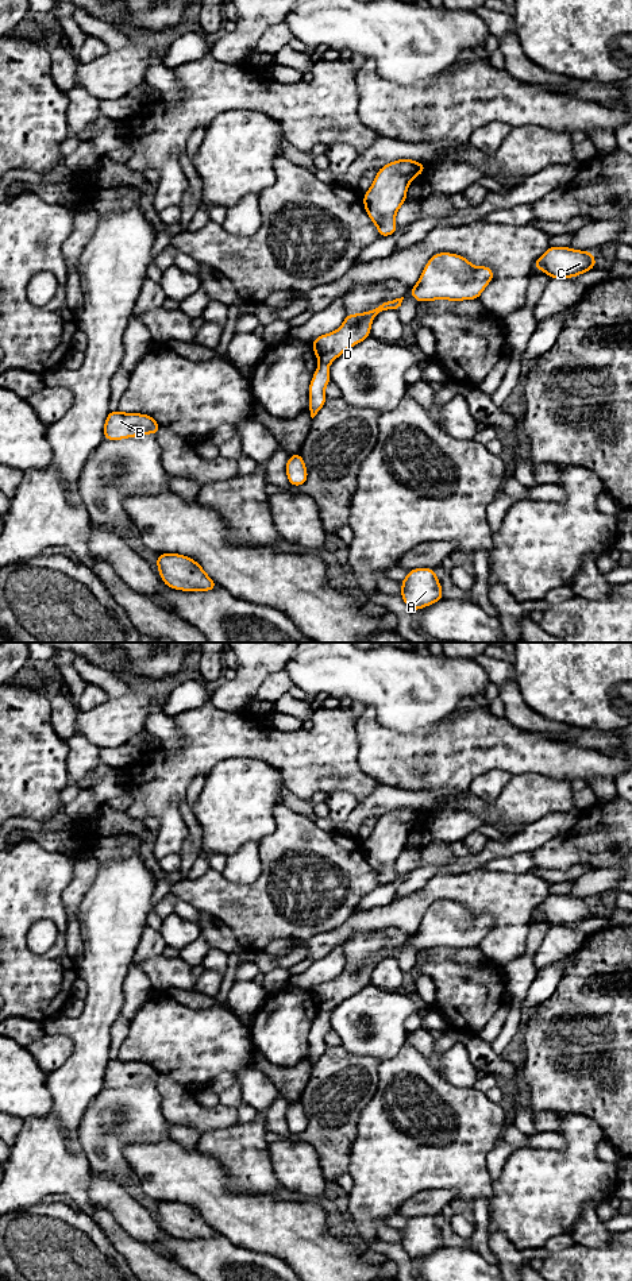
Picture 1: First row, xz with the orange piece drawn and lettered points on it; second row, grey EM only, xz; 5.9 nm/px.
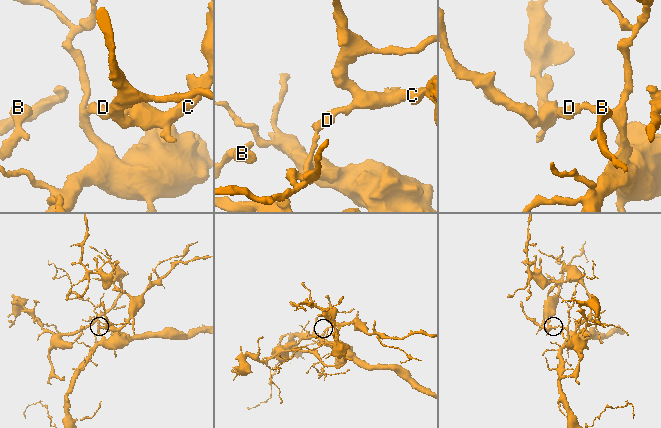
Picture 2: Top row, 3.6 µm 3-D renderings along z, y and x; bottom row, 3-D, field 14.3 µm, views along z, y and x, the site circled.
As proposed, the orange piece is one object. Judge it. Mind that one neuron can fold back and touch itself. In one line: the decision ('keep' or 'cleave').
cleave

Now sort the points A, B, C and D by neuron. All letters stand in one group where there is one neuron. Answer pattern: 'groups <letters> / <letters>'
groups A / B C D

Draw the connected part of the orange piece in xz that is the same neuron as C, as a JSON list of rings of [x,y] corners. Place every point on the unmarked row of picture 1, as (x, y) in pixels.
[[[548,895],[535,908],[532,918],[542,917],[550,926],[573,926],[597,914],[590,899],[578,899],[570,895]]]

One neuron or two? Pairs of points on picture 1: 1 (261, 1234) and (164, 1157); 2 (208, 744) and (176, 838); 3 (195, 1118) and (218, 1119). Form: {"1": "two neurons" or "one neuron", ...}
{"1": "one neuron", "2": "one neuron", "3": "one neuron"}

